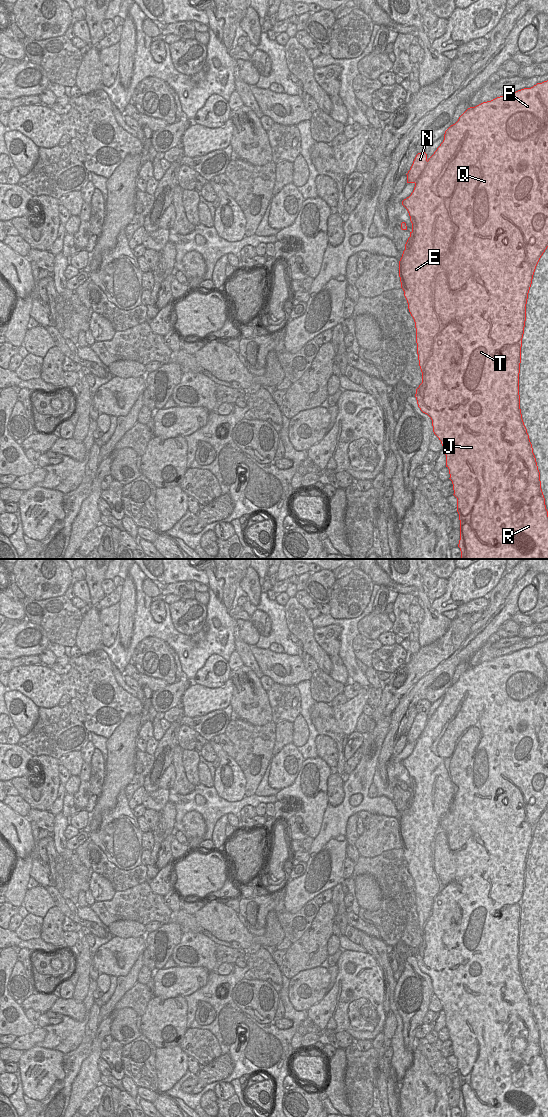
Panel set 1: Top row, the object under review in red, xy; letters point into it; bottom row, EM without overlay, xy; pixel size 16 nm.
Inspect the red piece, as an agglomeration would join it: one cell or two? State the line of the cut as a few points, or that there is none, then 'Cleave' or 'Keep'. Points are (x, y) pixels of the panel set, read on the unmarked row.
Split along xy (428, 721), (424, 726), (411, 728). Cleave.

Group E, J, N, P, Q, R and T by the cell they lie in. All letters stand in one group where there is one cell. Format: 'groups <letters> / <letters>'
groups E J P Q R T / N

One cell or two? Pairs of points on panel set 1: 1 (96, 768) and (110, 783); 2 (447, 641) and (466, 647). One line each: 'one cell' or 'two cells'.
1: two cells
2: two cells

